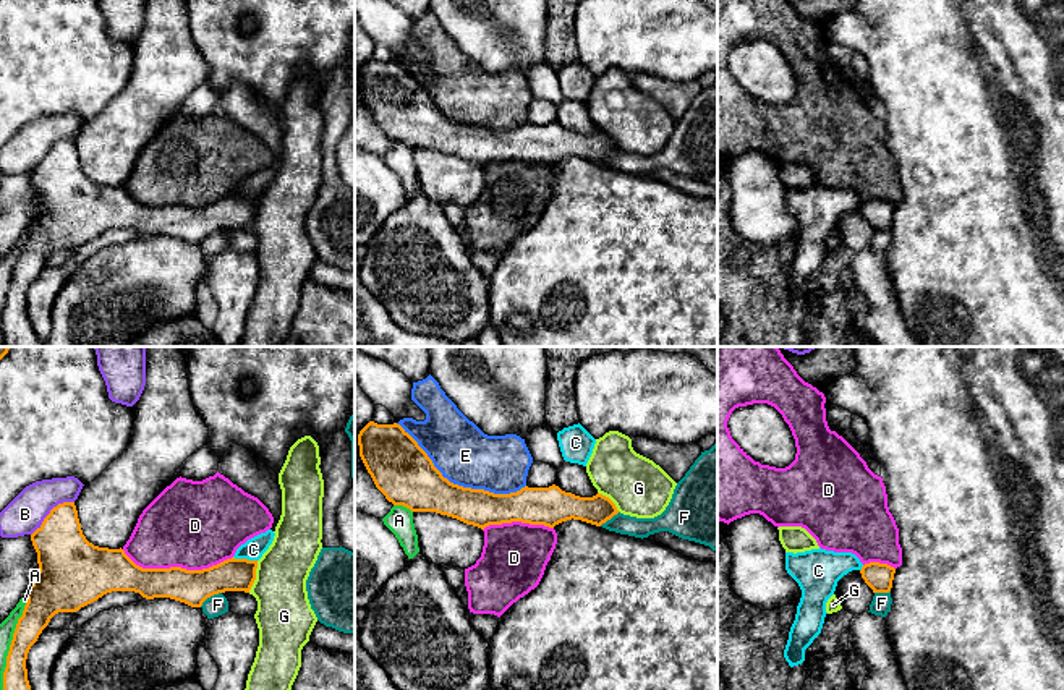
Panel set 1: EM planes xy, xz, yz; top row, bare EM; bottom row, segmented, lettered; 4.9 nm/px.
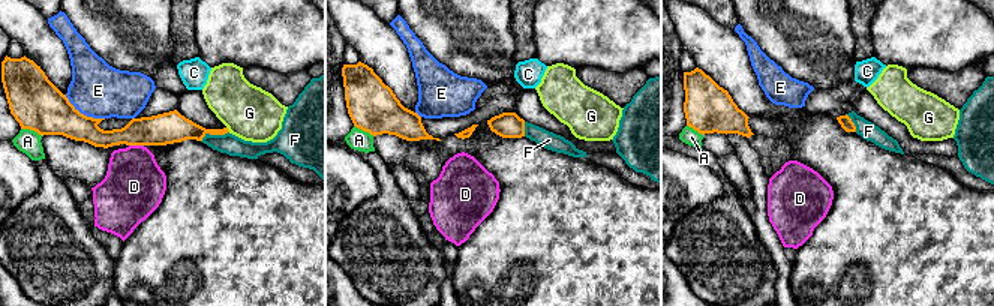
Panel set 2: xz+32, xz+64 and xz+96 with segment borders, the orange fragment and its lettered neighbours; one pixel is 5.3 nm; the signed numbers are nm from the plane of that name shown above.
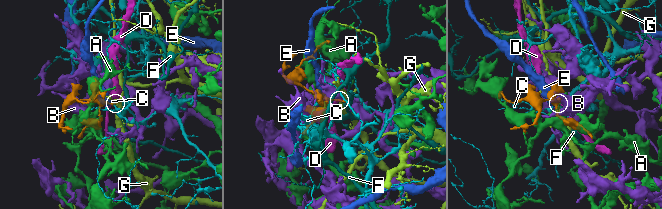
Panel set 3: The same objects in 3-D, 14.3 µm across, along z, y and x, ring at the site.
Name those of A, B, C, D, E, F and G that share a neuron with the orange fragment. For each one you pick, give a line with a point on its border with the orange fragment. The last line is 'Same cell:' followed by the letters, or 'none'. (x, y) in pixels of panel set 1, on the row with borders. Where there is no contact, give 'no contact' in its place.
Same cell: none

